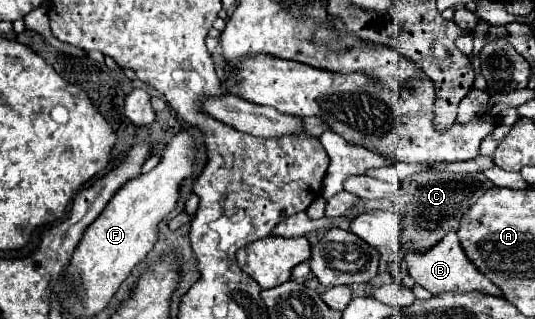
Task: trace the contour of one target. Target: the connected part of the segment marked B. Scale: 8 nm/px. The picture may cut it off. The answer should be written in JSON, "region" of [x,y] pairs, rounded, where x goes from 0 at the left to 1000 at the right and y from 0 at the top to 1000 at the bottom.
{"region":[[[839,727],[817,771],[809,771],[798,790],[761,790],[757,796],[757,821],[764,834],[764,865],[791,897],[794,909],[802,909],[809,928],[828,922],[828,915],[850,915],[850,922],[865,922],[865,915],[907,915],[918,928],[940,928],[940,915],[933,909],[933,897],[925,897],[907,859],[899,859],[892,846],[892,834],[869,809],[873,796],[865,790],[854,734]]]}

